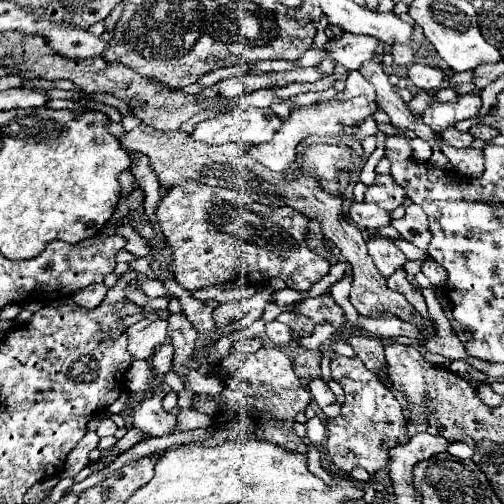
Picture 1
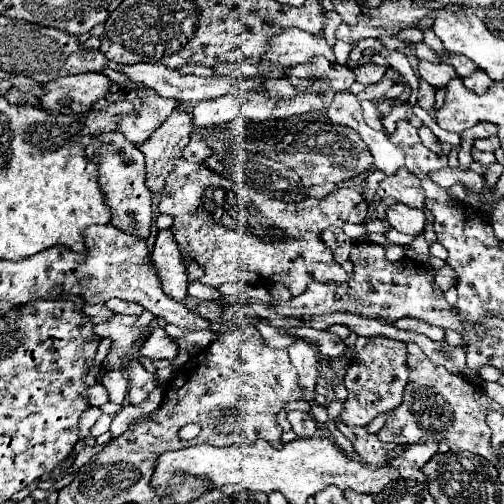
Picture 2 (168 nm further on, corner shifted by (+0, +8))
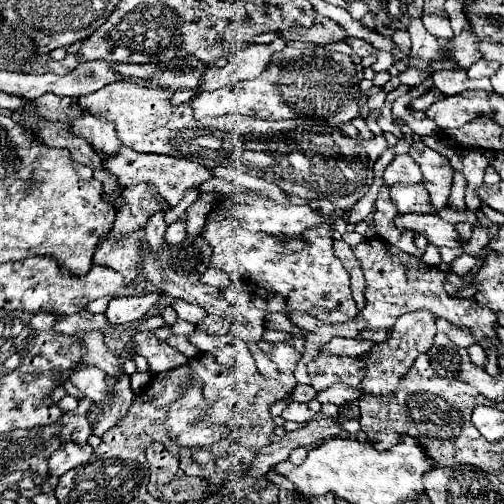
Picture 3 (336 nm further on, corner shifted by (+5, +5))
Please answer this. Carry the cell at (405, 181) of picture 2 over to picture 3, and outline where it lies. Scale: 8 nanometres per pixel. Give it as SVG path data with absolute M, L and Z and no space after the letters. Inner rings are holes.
M393 185L391 201L395 203L401 215L405 213L437 213L437 209L429 201L429 193L423 185Z

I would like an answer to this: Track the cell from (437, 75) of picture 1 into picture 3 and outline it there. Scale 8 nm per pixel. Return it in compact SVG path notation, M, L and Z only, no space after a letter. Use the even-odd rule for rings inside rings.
M459 69L459 71L437 71L433 75L433 81L435 81L435 87L443 95L459 95L459 93L465 93L465 91L475 91L475 89L493 93L491 81L487 77L477 79L477 81L471 81L467 77L467 71L465 69Z

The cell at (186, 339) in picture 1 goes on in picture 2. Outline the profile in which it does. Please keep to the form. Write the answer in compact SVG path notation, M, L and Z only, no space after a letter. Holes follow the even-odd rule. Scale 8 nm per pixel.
M172 230L158 232L154 250L150 252L150 262L156 268L156 274L158 274L158 280L162 282L164 294L182 304L186 300L188 274L186 274L186 266L182 264L180 248L174 242Z

